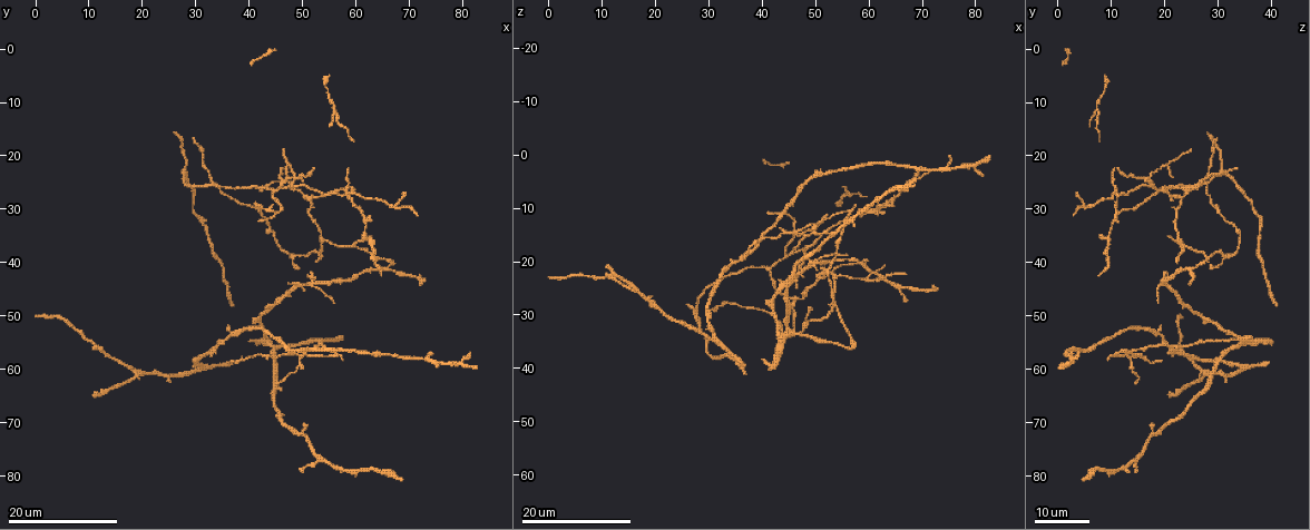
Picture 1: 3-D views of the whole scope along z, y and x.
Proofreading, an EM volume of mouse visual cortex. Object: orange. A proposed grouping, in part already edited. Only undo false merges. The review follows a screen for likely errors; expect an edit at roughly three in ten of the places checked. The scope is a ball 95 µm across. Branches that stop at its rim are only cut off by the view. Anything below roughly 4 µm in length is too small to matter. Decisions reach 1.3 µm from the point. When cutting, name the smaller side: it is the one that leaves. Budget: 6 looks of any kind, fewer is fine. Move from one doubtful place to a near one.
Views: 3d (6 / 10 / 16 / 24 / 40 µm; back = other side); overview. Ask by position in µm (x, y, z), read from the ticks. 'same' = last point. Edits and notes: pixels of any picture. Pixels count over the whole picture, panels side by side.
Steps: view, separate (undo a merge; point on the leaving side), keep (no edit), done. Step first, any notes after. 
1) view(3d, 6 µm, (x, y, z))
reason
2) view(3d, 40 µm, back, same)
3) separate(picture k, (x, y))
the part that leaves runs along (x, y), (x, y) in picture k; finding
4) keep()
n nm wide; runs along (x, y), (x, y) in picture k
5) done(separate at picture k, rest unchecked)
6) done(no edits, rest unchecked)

view(3d, 16 µm, (45.5, 56.0, 32.5))
three-way junction

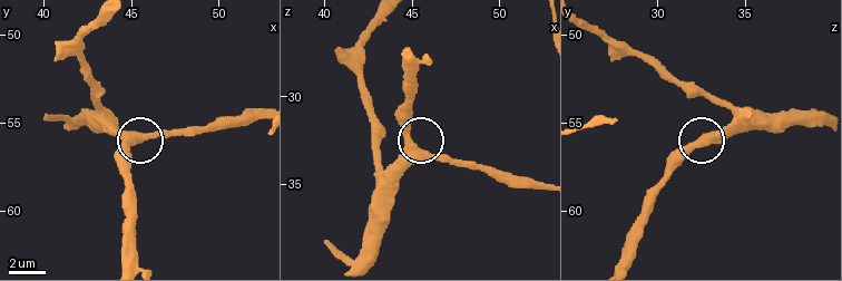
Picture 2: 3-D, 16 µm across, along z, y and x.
view(3d, 6 µm, (45.2, 56.0, 32.9))
zoom in

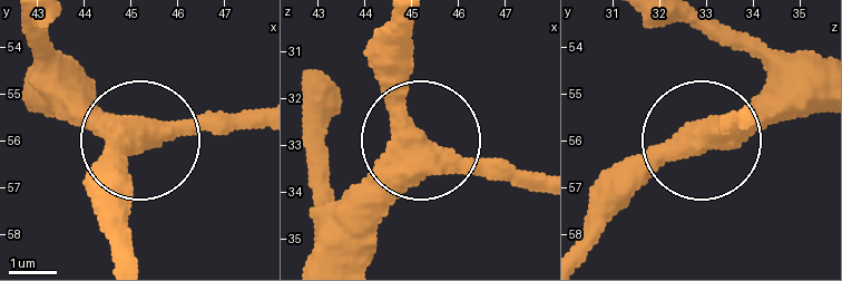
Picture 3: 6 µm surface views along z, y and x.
keep()
3 arms; continuous, no second neuron

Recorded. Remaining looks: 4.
view(3d, 24 µm, (44.5, 26.5, 18.5))

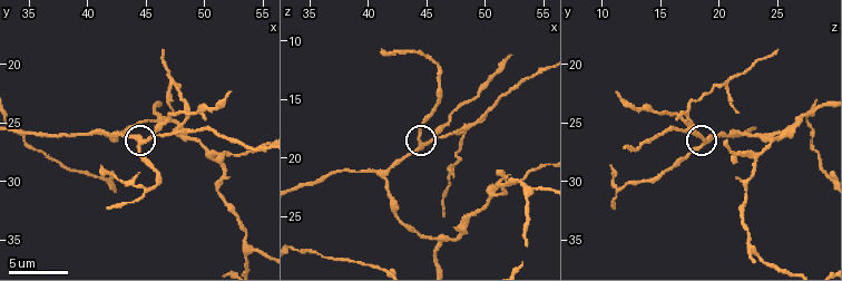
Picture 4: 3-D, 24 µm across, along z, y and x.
view(3d, 10 µm, (44.8, 26.6, 18.6))

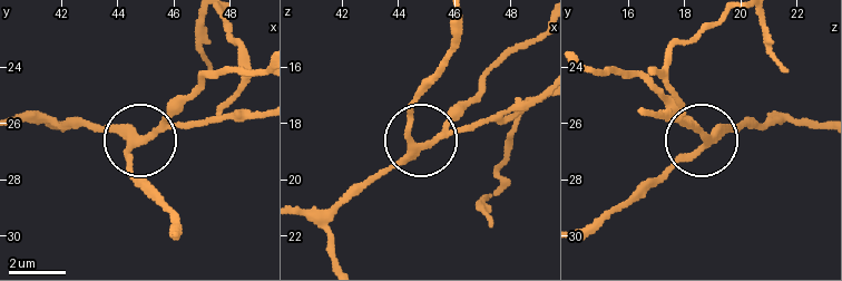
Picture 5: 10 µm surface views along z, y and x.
keep()
230 nm wide; runs along (822, 126), (779, 119), (726, 126), (659, 182) in picture 5; all the same neuron

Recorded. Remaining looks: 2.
view(3d, 10 µm, (46.4, 24.8, 27.0))
a fork

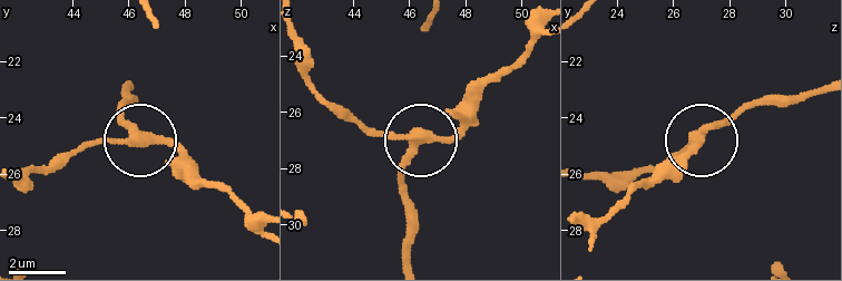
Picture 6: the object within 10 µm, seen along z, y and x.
view(3d, 10 µm, back, (46.2, 24.7, 26.9))

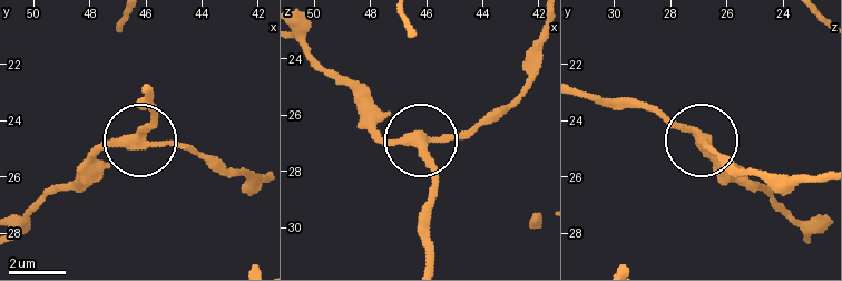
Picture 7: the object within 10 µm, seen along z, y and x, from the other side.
keep()
3 arms; runs along (799, 230), (691, 132), (643, 103) in picture 7; continuous, no second neuron

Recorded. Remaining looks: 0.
done(no edits, rest unchecked)

